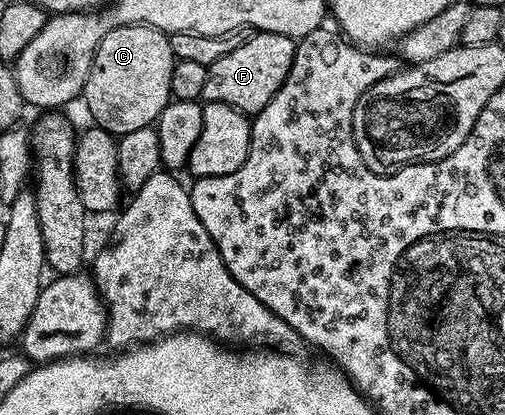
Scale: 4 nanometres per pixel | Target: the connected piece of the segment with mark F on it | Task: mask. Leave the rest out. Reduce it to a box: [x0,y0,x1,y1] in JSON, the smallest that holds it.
[202,31,296,115]

